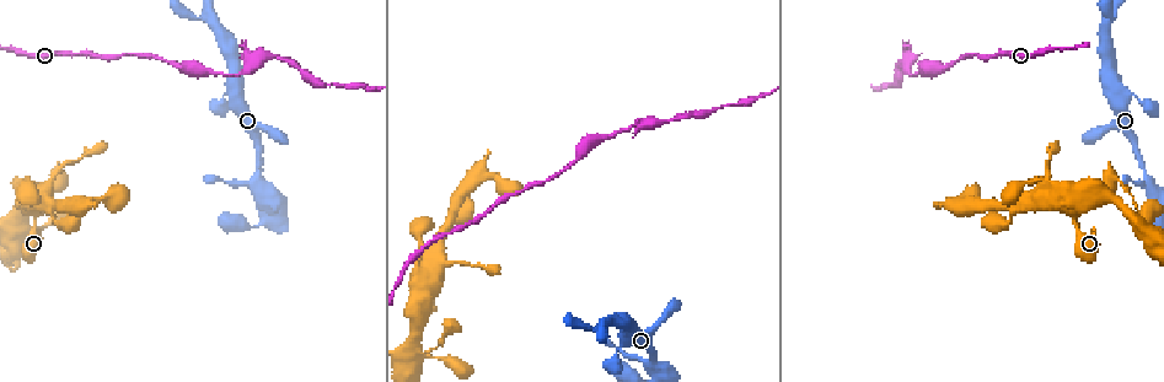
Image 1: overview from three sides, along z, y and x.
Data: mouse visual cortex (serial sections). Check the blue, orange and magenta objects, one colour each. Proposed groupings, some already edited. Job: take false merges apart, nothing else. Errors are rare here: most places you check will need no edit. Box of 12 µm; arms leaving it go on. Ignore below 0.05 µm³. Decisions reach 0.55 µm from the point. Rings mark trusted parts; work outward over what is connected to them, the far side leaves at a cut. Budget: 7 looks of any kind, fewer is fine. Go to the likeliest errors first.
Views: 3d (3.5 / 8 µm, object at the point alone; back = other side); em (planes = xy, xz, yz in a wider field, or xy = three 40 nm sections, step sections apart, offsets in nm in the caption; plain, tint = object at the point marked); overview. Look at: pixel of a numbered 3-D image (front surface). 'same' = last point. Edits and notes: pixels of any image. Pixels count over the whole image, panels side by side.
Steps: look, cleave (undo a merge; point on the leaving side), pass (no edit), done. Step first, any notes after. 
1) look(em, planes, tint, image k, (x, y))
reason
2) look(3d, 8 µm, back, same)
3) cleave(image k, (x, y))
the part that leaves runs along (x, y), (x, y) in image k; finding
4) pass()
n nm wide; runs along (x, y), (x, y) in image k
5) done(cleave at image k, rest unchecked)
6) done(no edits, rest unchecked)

look(3d, 8 µm, image 1, (662, 122))
thick turns thin

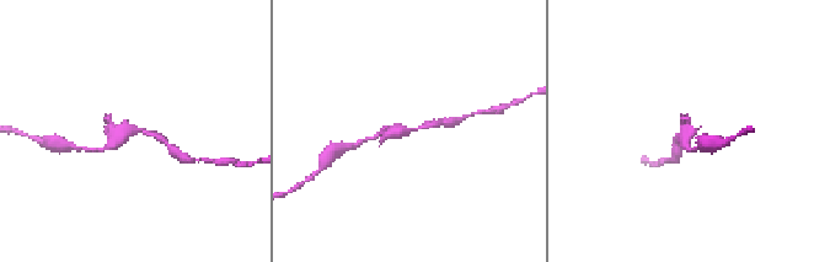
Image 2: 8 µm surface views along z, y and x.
look(3d, 3.5 µm, image 2, (414, 131))
closer look

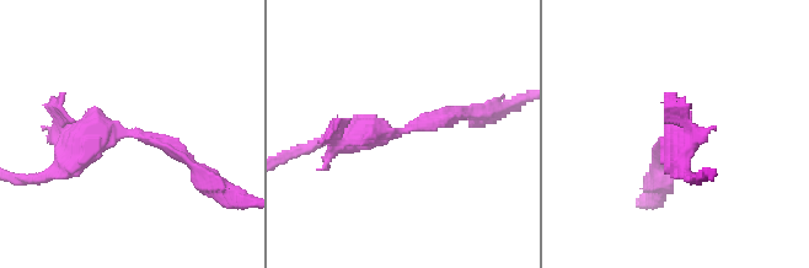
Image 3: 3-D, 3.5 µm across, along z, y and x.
look(em, xy, step 1, tint, image 3, (123, 131))
arms of 150, 200 nm

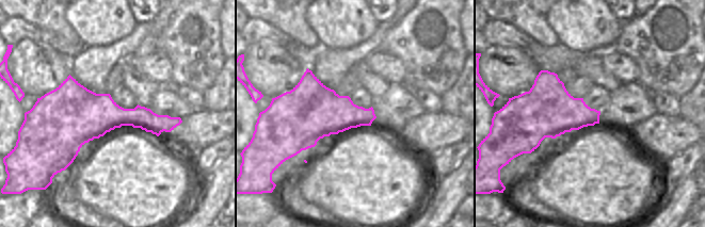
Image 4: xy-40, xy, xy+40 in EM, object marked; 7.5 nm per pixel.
pass()
runs along (330, 139), (469, 113) in image 3; all the same cell

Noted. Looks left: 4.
look(3d, 3.5 µm, image 1, (257, 182))
arms part here

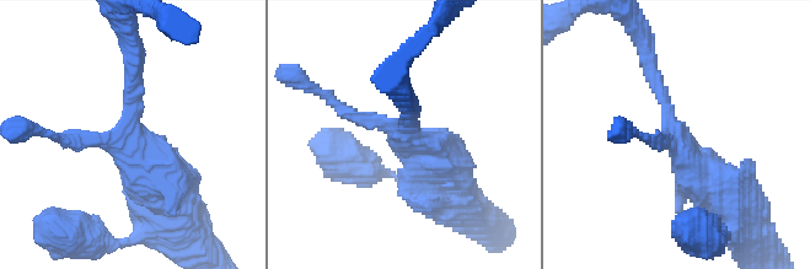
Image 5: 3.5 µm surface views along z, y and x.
look(em, xy, step 3, tint, image 5, (134, 134))
now the EM

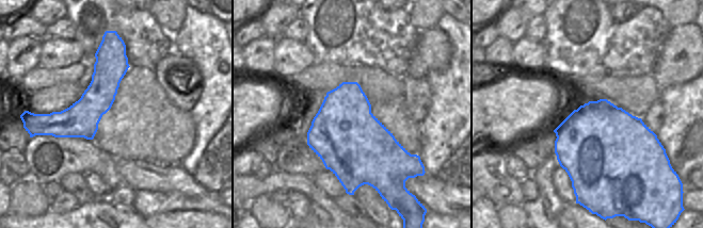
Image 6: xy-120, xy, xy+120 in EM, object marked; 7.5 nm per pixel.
pass()
550 nm wide; runs along (122, 45), (104, 87), (47, 132) in image 6; continuous, no second cell

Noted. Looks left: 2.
look(3d, 3.5 µm, image 1, (36, 216))
four or more arms meet

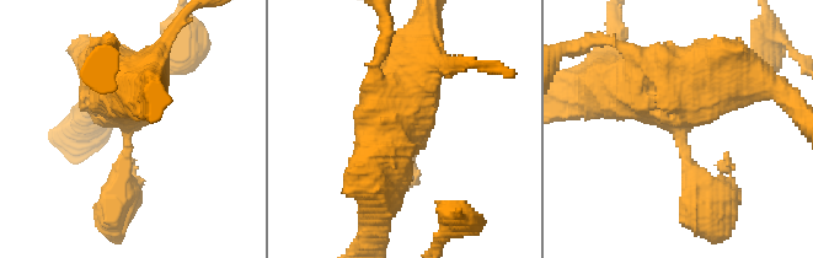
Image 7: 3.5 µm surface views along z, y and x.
look(em, xy, step 3, tint, image 7, (682, 123))

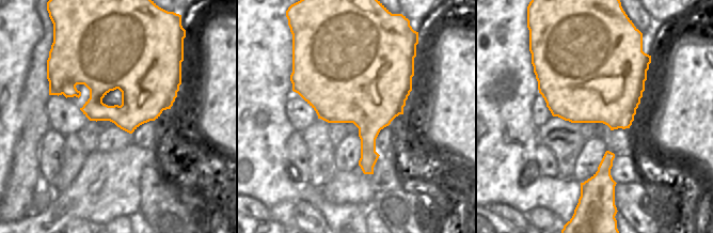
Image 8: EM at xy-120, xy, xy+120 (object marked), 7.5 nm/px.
pass()
all the same cell

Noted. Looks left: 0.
done(no edits, rest unchecked)

